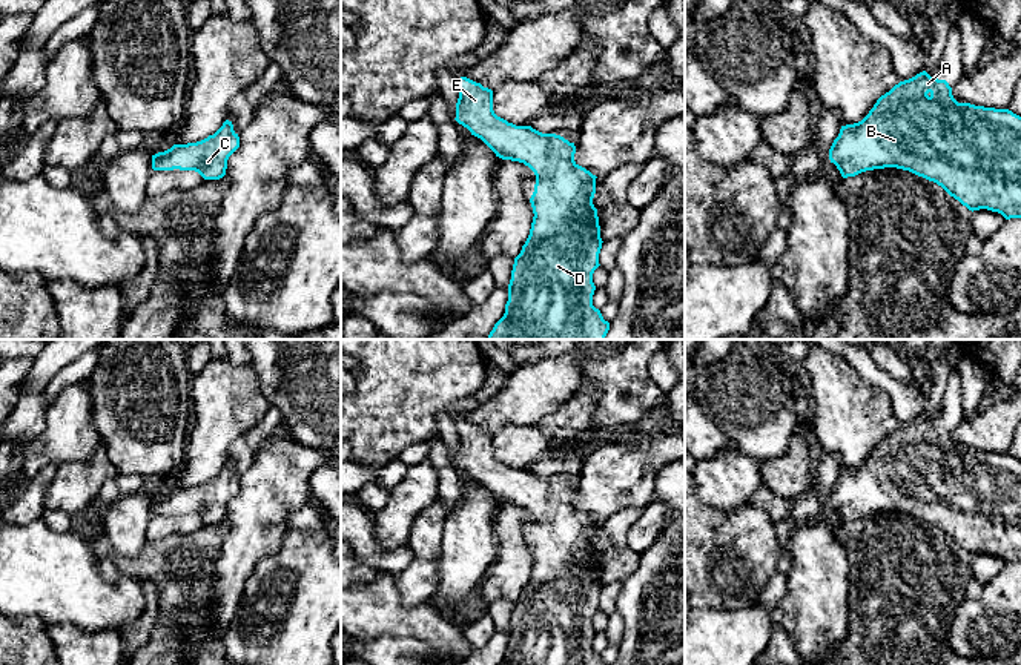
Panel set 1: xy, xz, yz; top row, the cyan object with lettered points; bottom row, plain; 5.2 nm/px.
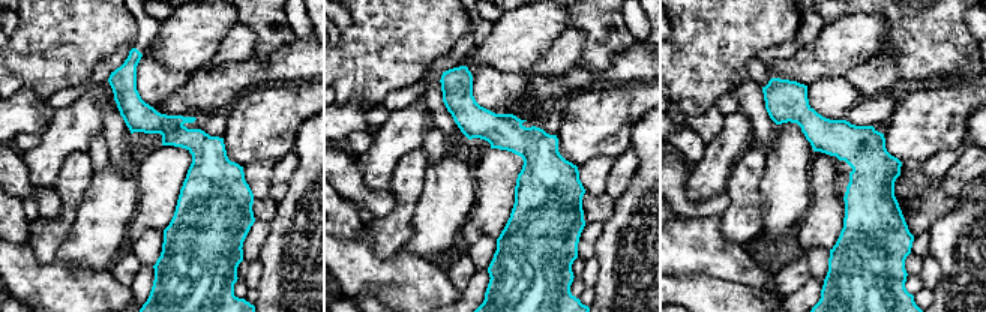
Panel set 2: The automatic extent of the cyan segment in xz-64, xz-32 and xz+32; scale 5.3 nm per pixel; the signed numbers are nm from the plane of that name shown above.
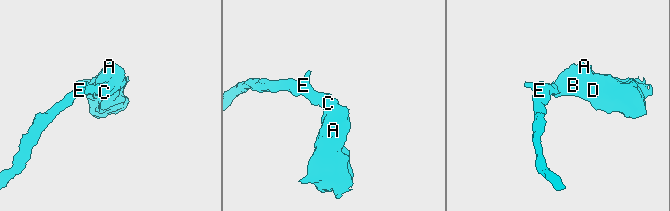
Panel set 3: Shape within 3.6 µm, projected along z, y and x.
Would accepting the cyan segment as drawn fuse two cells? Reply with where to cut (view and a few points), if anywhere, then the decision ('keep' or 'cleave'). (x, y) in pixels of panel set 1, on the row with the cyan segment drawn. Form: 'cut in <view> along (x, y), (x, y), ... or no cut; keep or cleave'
no cut; keep

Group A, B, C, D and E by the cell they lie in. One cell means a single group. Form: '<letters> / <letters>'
A B C D E

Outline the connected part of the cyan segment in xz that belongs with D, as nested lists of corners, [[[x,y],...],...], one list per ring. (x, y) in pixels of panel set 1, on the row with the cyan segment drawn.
[[[467,77],[458,78],[459,98],[456,103],[456,121],[471,135],[481,138],[502,160],[519,161],[536,175],[534,192],[530,198],[533,223],[530,235],[514,258],[508,284],[508,301],[504,316],[494,324],[488,339],[605,339],[610,323],[593,306],[596,286],[593,273],[600,266],[602,249],[597,209],[593,204],[596,194],[596,175],[574,161],[576,146],[560,135],[542,134],[531,126],[516,126],[497,117],[493,111],[493,91]]]

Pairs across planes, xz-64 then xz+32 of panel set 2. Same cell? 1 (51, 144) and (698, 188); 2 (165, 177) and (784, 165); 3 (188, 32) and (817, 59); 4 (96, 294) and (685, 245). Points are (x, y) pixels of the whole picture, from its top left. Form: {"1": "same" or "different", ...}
{"1": "same", "2": "different", "3": "same", "4": "same"}

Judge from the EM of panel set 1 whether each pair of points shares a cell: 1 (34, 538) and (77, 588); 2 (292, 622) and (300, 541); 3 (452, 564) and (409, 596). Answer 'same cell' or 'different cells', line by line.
1: same cell
2: same cell
3: different cells

